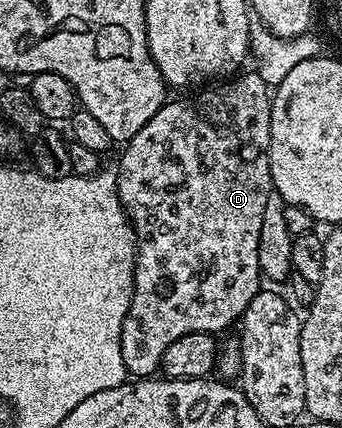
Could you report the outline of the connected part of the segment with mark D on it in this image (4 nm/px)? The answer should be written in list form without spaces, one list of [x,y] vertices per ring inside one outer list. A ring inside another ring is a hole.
[[[250,70],[250,71],[251,71],[251,72],[247,72],[247,71],[244,71],[244,72],[243,72],[243,73],[242,73],[242,74],[239,74],[239,75],[236,75],[236,76],[235,76],[235,77],[234,77],[234,78],[231,78],[231,79],[228,79],[228,80],[227,80],[227,81],[226,81],[226,82],[219,82],[219,83],[216,83],[216,84],[215,84],[215,85],[214,85],[214,86],[211,86],[211,87],[215,87],[215,86],[216,86],[216,88],[211,88],[211,87],[208,87],[208,88],[207,88],[207,89],[206,89],[206,90],[203,90],[203,91],[207,91],[207,90],[208,90],[208,92],[203,92],[203,93],[201,93],[201,94],[200,94],[200,96],[195,96],[195,97],[193,97],[193,98],[192,98],[192,100],[171,100],[171,101],[169,101],[169,102],[168,102],[168,104],[167,104],[167,101],[166,101],[166,102],[163,102],[163,103],[160,103],[160,106],[159,106],[159,109],[158,109],[158,110],[156,110],[156,111],[155,111],[155,113],[154,113],[154,114],[153,114],[153,118],[149,118],[149,119],[148,119],[148,120],[146,120],[146,121],[145,121],[145,122],[144,122],[144,124],[143,124],[143,125],[142,125],[142,126],[141,126],[141,130],[137,130],[137,134],[133,134],[133,138],[132,138],[132,139],[131,139],[131,140],[128,140],[128,141],[126,141],[126,144],[125,144],[125,147],[124,147],[124,148],[127,148],[127,149],[125,149],[125,150],[124,150],[124,152],[123,152],[123,157],[121,157],[121,158],[120,158],[120,160],[119,160],[119,168],[118,168],[118,167],[117,167],[117,175],[116,175],[116,178],[115,178],[115,185],[116,185],[116,186],[117,186],[117,190],[118,190],[118,191],[119,191],[119,200],[120,200],[120,202],[121,202],[121,203],[123,203],[123,209],[125,209],[125,211],[127,211],[127,218],[128,218],[128,220],[130,220],[130,222],[131,222],[131,229],[133,229],[133,230],[134,230],[134,231],[135,231],[135,281],[134,281],[134,282],[133,282],[133,294],[132,294],[132,295],[131,295],[131,301],[130,301],[130,302],[129,302],[129,310],[128,310],[128,311],[127,311],[127,313],[126,313],[126,314],[125,314],[125,322],[124,322],[124,323],[123,323],[123,325],[122,325],[122,326],[121,326],[121,358],[122,358],[122,359],[123,359],[123,361],[124,361],[124,362],[125,362],[125,366],[126,366],[126,367],[127,367],[127,370],[128,370],[128,373],[130,373],[130,375],[131,375],[131,376],[132,376],[132,377],[135,377],[135,378],[147,378],[147,377],[150,377],[150,376],[151,376],[151,375],[152,375],[152,374],[155,374],[155,373],[158,373],[158,372],[159,372],[159,371],[160,371],[160,368],[161,368],[161,365],[162,365],[162,362],[163,362],[163,355],[164,355],[164,354],[165,354],[165,350],[169,350],[169,345],[170,345],[170,344],[172,344],[172,343],[173,343],[173,342],[177,342],[177,338],[181,338],[181,337],[182,337],[182,336],[184,336],[184,335],[185,335],[185,334],[193,334],[193,333],[194,333],[194,332],[210,332],[210,333],[212,333],[212,334],[219,334],[219,331],[221,331],[221,330],[222,330],[222,328],[227,328],[227,327],[229,327],[229,326],[230,326],[230,324],[231,324],[231,323],[233,323],[233,322],[234,322],[234,320],[235,320],[235,323],[236,323],[236,321],[238,321],[238,320],[239,320],[239,319],[240,319],[240,317],[242,317],[242,315],[243,315],[243,312],[244,312],[244,310],[246,310],[246,308],[247,308],[247,307],[248,307],[248,306],[249,306],[249,302],[253,302],[253,298],[254,298],[254,297],[255,297],[255,296],[256,296],[256,295],[257,295],[257,293],[258,293],[258,292],[259,292],[259,291],[261,291],[261,284],[259,284],[259,280],[260,280],[260,281],[261,281],[261,273],[260,273],[260,270],[259,270],[259,264],[258,264],[258,239],[259,239],[259,237],[260,237],[260,235],[261,235],[261,222],[262,222],[262,218],[263,218],[263,217],[264,217],[264,213],[265,213],[265,202],[267,202],[267,201],[268,201],[268,197],[269,197],[269,194],[270,194],[270,193],[271,193],[271,191],[272,191],[272,190],[273,190],[273,185],[272,185],[272,182],[271,182],[271,158],[270,158],[270,155],[269,155],[269,149],[270,149],[270,146],[271,146],[271,98],[272,98],[272,93],[271,93],[271,92],[270,92],[270,91],[269,91],[269,85],[267,85],[267,84],[266,84],[266,82],[265,82],[265,81],[263,81],[263,80],[262,80],[262,79],[261,79],[261,77],[259,77],[259,74],[258,74],[258,71],[255,71],[255,70]]]

